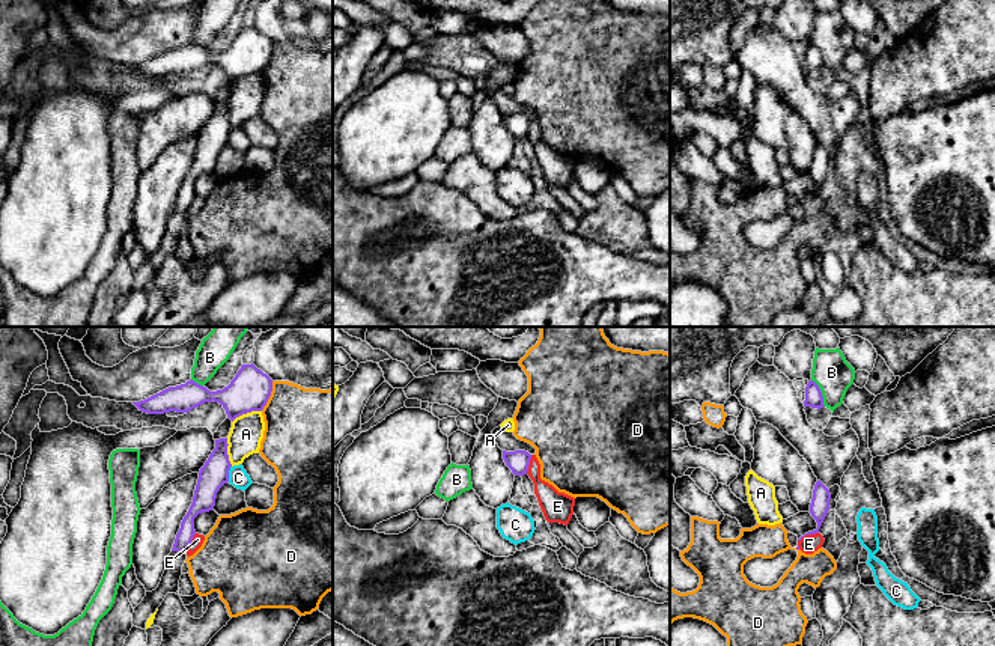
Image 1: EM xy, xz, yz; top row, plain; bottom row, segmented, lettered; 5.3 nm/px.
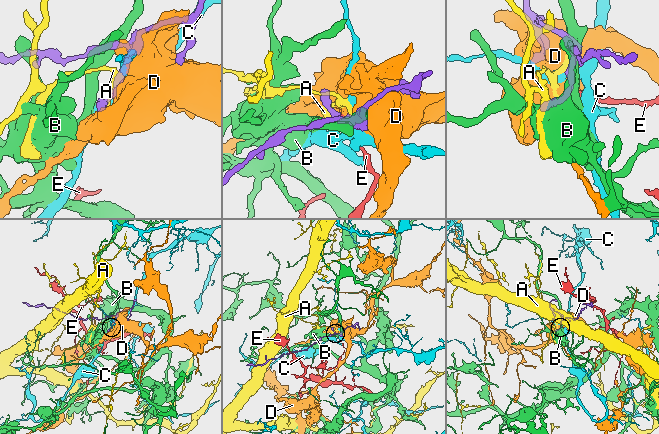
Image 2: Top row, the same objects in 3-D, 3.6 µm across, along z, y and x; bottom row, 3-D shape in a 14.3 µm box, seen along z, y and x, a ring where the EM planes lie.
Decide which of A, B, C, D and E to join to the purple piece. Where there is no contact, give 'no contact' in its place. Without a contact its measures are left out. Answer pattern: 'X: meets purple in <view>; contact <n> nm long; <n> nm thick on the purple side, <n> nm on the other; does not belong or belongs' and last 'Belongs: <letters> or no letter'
A: meets purple in xy; contact 170 nm long; 220 nm thick on the purple side, 180 nm on the other; does not belong
B: meets purple in yz; contact 170 nm long; 100 nm thick on the purple side, 200 nm on the other; does not belong
C: meets purple in xy; contact 90 nm long; 150 nm thick on the purple side, 100 nm on the other; does not belong
D: meets purple in xy; contact 170 nm long; 220 nm thick on the purple side, 420 nm on the other; does not belong
E: meets purple in yz; contact 120 nm long; 100 nm thick on the purple side, 100 nm on the other; does not belong
Belongs: no letter

